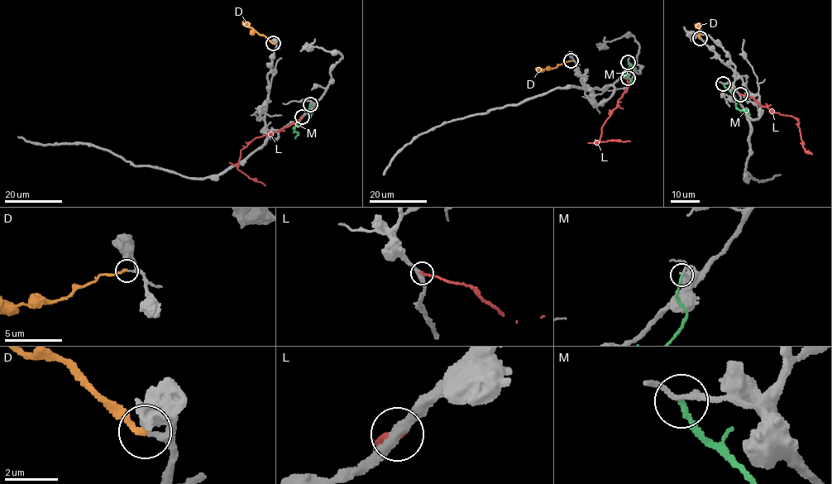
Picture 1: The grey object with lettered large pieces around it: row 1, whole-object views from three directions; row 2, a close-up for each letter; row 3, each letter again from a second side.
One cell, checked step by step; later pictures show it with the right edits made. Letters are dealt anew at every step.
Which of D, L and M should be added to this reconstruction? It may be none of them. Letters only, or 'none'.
D

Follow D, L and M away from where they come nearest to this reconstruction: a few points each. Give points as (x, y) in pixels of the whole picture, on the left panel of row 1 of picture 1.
D: (273, 43), (242, 21)
L: (302, 117), (280, 131), (256, 137), (240, 151), (237, 168), (265, 185)
M: (310, 104), (309, 118), (294, 128), (298, 132), (294, 138)

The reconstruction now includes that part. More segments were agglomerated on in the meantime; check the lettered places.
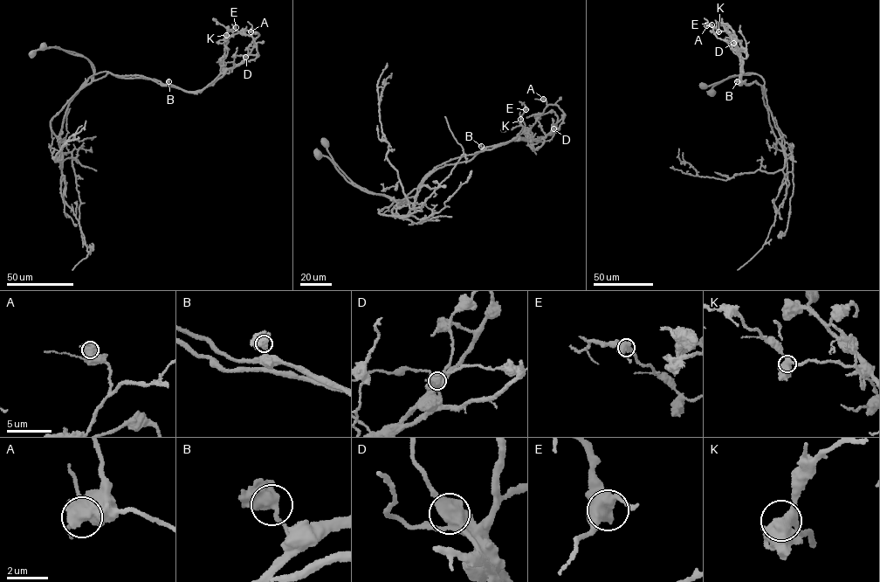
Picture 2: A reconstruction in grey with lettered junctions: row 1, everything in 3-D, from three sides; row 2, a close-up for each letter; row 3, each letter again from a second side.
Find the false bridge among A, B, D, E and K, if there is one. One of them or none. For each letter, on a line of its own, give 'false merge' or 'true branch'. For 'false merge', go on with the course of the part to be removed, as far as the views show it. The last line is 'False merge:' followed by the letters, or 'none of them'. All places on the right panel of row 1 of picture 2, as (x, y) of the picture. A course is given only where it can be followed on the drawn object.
A: true branch
B: true branch
D: false merge | (733, 43), (741, 62), (739, 83), (762, 86), (785, 167), (725, 180), (698, 176), (680, 161), (678, 148)
E: true branch
K: true branch
False merge: D

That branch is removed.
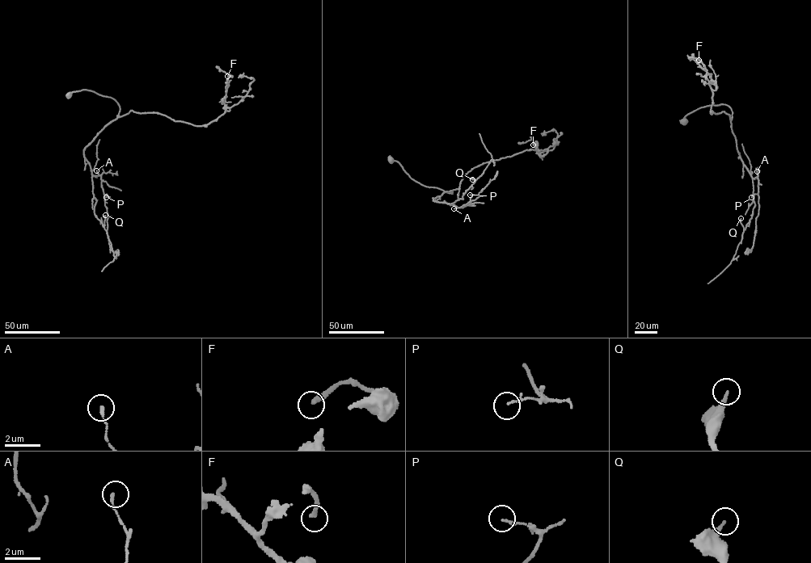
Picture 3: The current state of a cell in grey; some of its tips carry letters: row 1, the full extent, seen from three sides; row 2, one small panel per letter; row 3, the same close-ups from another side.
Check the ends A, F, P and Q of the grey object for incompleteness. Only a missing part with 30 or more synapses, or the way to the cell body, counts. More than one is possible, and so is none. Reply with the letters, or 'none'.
none

